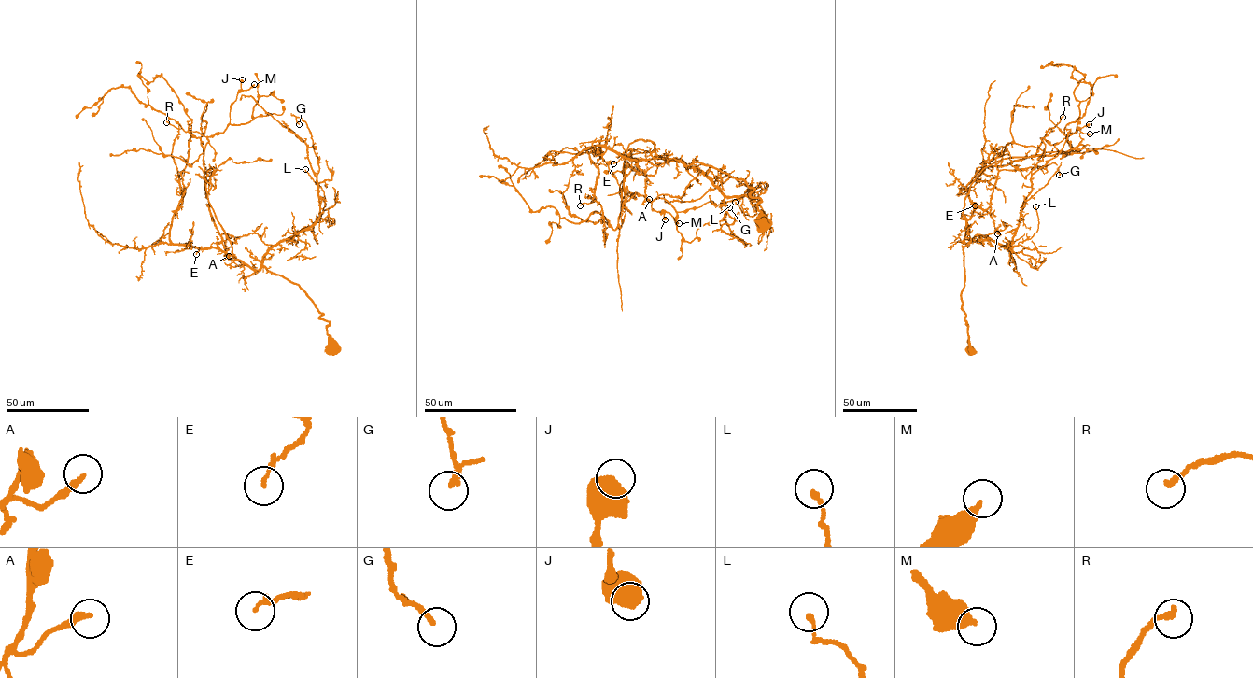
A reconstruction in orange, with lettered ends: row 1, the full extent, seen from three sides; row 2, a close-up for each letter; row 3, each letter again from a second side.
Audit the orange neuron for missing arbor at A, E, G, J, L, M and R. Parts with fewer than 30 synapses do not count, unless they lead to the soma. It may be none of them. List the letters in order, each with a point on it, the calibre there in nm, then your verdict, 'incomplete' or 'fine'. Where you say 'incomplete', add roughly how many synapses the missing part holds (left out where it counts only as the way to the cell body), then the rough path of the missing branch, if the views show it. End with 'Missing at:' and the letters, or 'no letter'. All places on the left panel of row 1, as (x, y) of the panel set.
A: place (229, 256); calibre 240 nm; fine
E: place (196, 254); calibre 110 nm; fine
G: place (299, 124); calibre 160 nm; fine
J: place (242, 79); calibre 750 nm; fine
L: place (305, 169); calibre 170 nm; fine
M: place (254, 84); calibre 320 nm; fine
R: place (166, 122); calibre 220 nm; fine
Missing at: no letter

